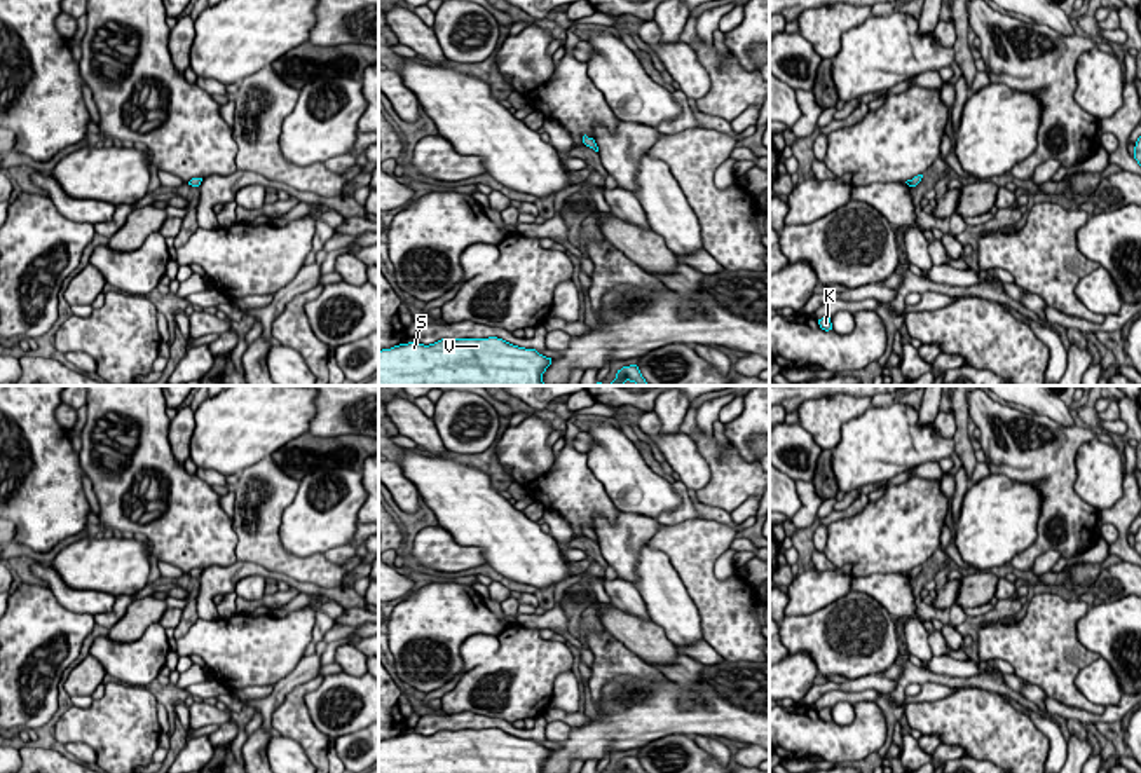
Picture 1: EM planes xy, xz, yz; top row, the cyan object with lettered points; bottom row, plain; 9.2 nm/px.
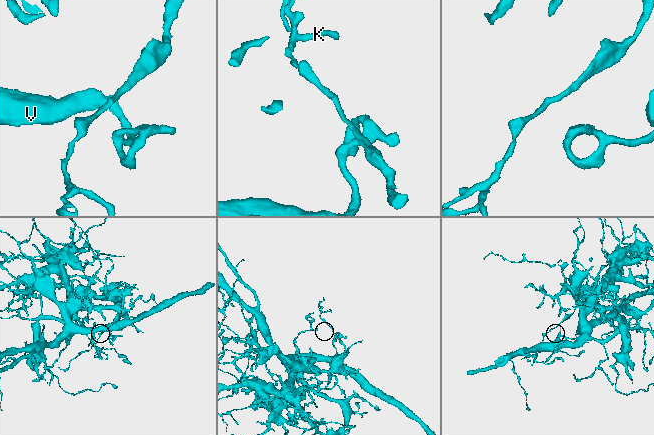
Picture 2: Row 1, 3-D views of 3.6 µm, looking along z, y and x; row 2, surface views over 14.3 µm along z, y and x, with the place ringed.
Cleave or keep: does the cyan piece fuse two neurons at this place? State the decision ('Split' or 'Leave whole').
Split

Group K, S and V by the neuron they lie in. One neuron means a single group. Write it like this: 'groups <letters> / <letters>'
groups K / S V

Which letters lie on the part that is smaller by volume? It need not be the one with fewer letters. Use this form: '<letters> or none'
K

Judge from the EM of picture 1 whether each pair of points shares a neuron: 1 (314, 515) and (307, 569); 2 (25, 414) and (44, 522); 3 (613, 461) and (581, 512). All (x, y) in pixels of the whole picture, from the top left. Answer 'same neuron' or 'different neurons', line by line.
1: different neurons
2: same neuron
3: different neurons

